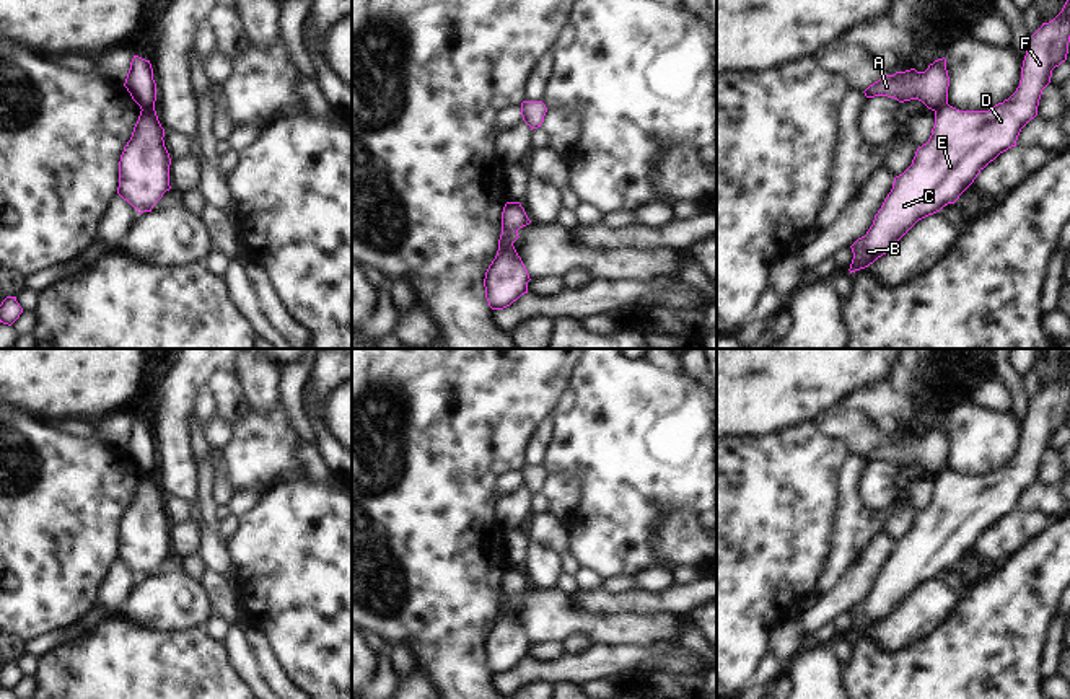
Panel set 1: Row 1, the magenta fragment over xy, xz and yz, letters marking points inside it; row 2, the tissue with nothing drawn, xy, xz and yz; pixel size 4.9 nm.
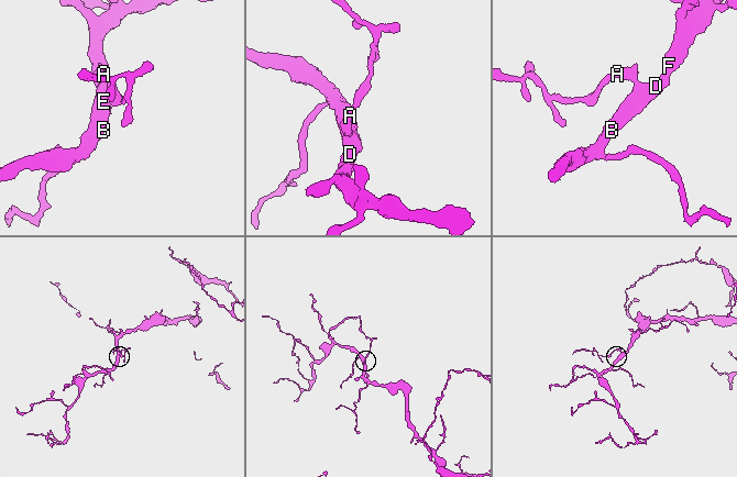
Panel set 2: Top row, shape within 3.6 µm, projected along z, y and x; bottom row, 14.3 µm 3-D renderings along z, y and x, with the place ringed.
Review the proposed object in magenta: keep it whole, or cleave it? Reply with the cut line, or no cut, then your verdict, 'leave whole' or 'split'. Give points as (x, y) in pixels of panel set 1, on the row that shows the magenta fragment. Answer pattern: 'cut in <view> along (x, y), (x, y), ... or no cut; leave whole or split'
cut in xy along (142, 108), (153, 109); split

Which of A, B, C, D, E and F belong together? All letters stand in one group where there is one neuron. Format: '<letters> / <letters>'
A / B C D E F

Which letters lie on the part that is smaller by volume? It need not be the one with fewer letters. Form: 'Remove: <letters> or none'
Remove: A.

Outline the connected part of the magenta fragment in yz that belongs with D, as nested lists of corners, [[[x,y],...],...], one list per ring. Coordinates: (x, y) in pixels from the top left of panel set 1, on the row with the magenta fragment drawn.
[[[1070,0],[1062,11],[1029,36],[1021,80],[1016,91],[989,111],[959,111],[949,104],[935,111],[935,125],[927,143],[917,148],[912,165],[894,178],[892,189],[875,215],[865,236],[850,248],[850,274],[868,267],[886,254],[919,220],[954,204],[977,174],[1000,153],[1016,147],[1021,129],[1037,116],[1042,90],[1050,83],[1052,70],[1067,60],[1070,42]]]

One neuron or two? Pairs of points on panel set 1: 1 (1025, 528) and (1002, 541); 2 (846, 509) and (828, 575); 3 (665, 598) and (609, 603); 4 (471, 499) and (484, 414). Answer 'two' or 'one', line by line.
1: one
2: one
3: one
4: one

